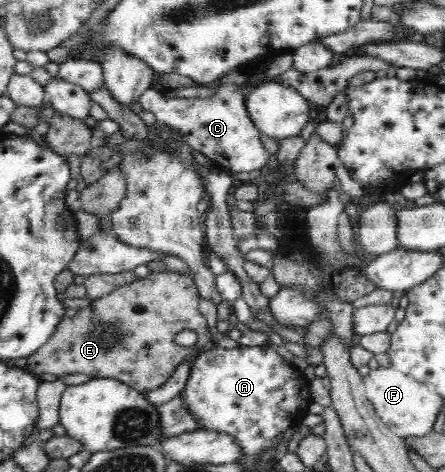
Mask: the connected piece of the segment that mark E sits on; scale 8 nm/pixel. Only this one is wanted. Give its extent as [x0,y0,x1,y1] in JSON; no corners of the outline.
[25,270,214,391]

